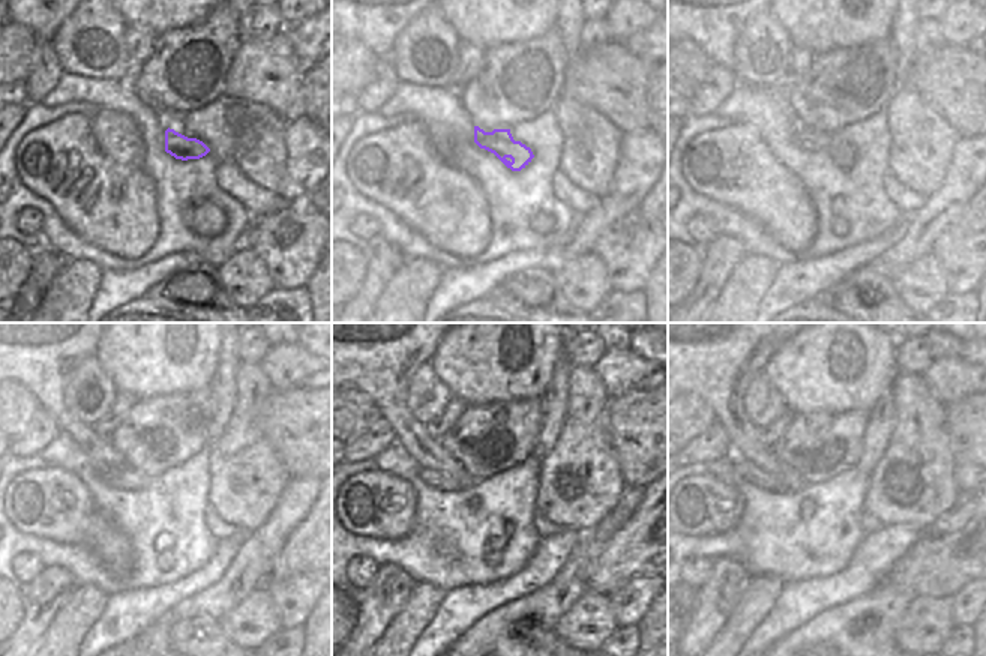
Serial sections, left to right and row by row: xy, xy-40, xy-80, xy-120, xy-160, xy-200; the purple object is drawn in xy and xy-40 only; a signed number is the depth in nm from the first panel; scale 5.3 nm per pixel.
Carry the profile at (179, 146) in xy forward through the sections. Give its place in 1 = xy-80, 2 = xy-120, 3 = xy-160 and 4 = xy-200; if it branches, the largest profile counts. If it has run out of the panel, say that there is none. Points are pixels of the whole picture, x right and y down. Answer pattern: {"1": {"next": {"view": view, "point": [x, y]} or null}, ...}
{"1": {"next": {"view": "xy-80", "point": [812, 140]}}, "2": {"next": {"view": "xy-120", "point": [129, 478]}}, "3": {"next": {"view": "xy-160", "point": [440, 481]}}, "4": {"next": {"view": "xy-200", "point": [746, 472]}}}

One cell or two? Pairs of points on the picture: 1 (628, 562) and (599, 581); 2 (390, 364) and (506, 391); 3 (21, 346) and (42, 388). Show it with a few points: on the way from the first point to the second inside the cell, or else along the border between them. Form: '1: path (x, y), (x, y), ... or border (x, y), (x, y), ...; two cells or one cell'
1: path (620, 562), (607, 575); one cell
2: border (441, 338), (429, 361); two cells
3: path (32, 356), (42, 367), (42, 377); one cell

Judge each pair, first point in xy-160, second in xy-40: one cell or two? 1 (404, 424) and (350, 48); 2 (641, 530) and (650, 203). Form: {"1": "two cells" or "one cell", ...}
{"1": "two cells", "2": "one cell"}

